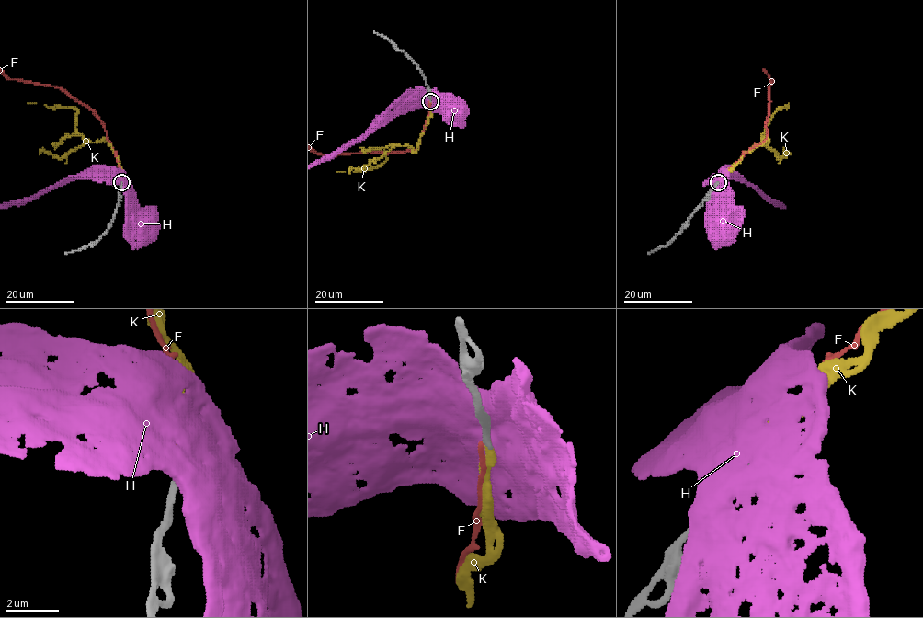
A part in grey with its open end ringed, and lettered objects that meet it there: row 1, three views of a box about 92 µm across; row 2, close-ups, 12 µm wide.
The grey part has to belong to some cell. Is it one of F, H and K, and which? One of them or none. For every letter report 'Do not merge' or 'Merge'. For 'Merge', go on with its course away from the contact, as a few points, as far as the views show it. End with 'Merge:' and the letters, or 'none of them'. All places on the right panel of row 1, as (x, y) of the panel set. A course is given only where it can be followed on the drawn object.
F: Do not merge
H: Do not merge
K: Merge
Merge: K

